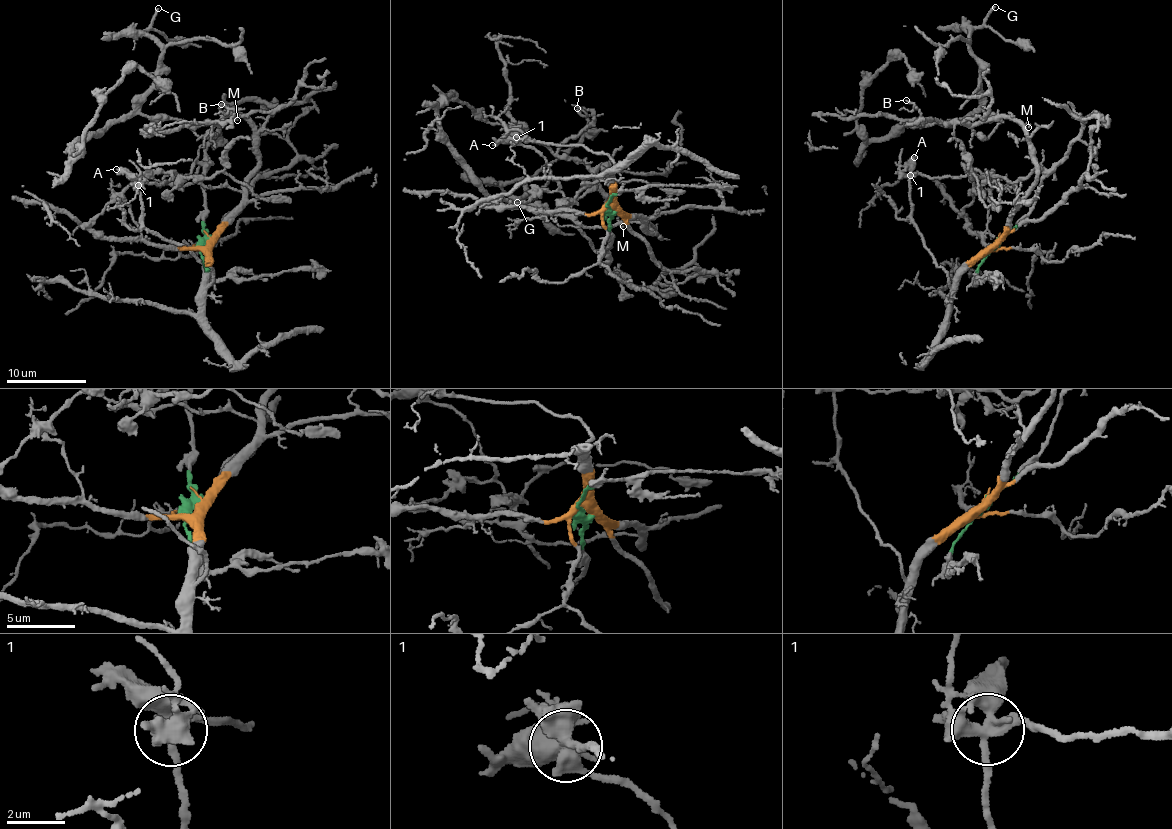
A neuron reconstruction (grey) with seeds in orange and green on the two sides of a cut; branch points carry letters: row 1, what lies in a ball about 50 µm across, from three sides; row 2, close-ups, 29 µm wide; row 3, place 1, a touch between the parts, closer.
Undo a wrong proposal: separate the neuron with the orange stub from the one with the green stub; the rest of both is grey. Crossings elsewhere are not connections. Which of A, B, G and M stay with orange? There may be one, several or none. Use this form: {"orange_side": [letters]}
{"orange_side": ["A", "B", "G", "M"]}

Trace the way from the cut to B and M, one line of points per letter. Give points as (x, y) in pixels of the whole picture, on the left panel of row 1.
B: (207, 245), (236, 210), (257, 164), (257, 139), (236, 113), (187, 126), (225, 122), (235, 112), (221, 103)
M: (207, 245), (236, 210), (257, 164), (257, 139), (252, 127), (242, 116), (233, 118), (238, 119)

